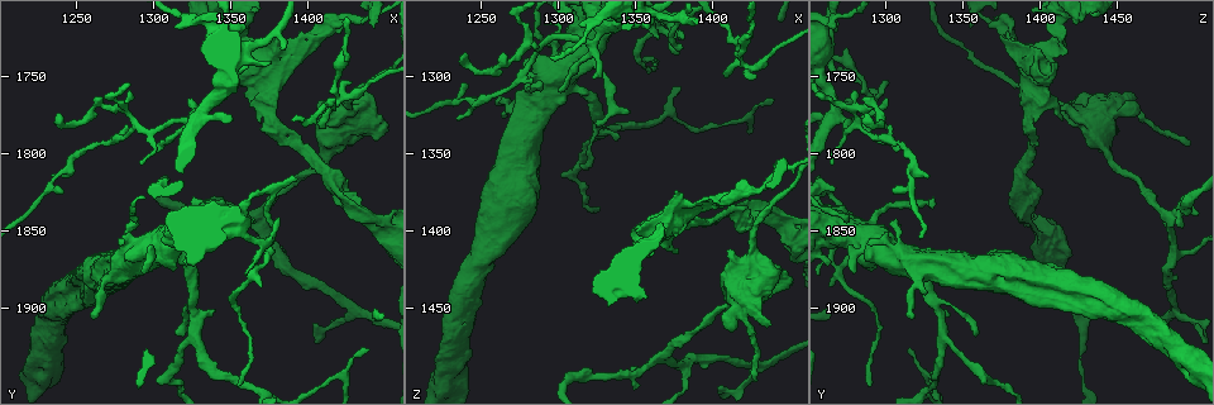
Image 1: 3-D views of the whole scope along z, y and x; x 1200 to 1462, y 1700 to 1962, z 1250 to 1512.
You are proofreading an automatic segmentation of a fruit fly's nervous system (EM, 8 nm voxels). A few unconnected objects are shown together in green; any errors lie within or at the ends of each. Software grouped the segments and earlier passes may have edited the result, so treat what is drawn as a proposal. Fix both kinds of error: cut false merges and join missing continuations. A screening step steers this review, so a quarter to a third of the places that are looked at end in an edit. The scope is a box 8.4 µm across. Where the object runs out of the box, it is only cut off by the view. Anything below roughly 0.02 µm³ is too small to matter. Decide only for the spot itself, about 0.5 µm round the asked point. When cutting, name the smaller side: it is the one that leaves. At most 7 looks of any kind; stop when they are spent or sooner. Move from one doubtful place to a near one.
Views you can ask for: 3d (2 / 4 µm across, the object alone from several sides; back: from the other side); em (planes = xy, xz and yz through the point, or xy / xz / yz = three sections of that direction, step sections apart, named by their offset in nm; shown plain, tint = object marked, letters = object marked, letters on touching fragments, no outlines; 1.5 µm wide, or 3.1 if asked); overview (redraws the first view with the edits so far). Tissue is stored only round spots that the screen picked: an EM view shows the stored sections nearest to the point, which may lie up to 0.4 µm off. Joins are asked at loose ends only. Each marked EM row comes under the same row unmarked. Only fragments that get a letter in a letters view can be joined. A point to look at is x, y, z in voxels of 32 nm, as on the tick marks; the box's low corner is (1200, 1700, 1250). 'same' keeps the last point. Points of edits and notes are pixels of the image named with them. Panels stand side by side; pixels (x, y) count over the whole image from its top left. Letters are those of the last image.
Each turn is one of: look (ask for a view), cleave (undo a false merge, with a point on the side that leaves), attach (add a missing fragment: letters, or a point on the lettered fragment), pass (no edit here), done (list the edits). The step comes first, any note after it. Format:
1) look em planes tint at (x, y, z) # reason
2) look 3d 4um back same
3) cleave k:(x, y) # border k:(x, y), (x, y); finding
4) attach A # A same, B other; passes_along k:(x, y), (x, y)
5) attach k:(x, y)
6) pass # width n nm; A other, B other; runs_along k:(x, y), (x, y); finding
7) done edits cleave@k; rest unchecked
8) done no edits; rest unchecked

look em xz step 4 tint at (1364, 1846, 1274) # free end

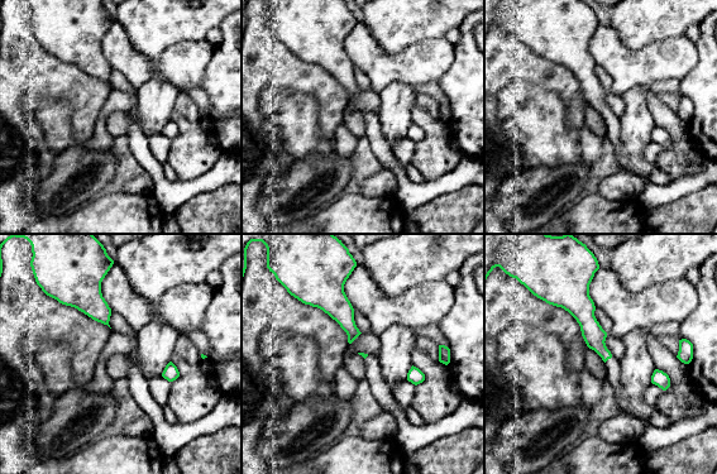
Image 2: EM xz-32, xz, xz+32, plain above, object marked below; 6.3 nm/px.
look em xz step 4 letters same

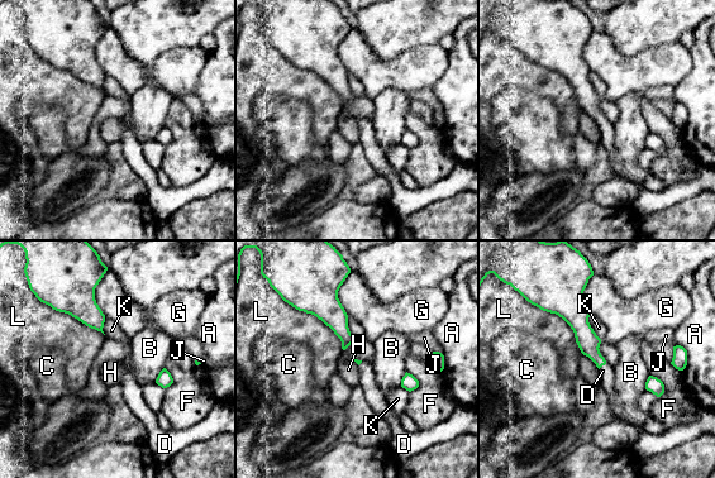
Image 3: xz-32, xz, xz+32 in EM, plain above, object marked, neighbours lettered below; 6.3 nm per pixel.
attach D # A other, B other, C other, D same, F other, G other, H other, J other, K other, L other; the neuron continues

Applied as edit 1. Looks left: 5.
look overview # redraw

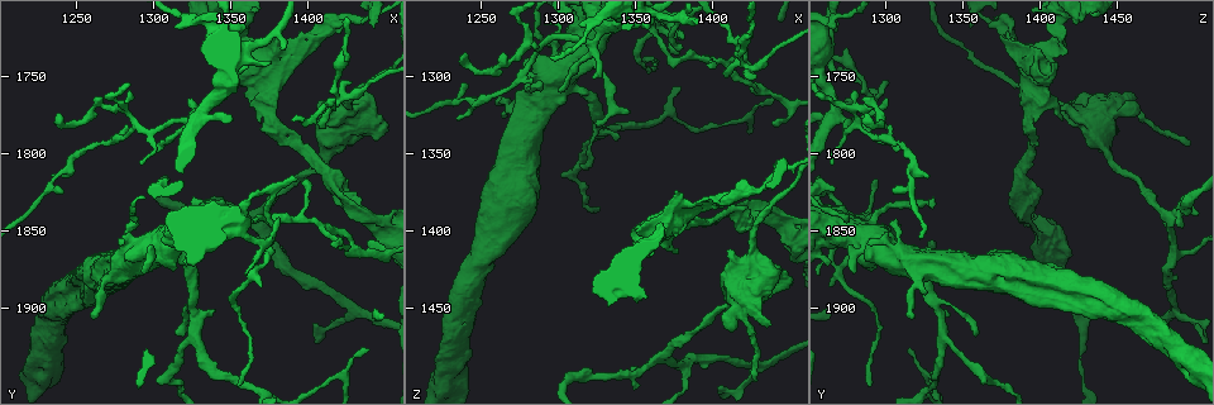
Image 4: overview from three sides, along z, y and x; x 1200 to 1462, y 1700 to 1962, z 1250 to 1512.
look em planes letters at (1406, 1782, 1300) # tapers out

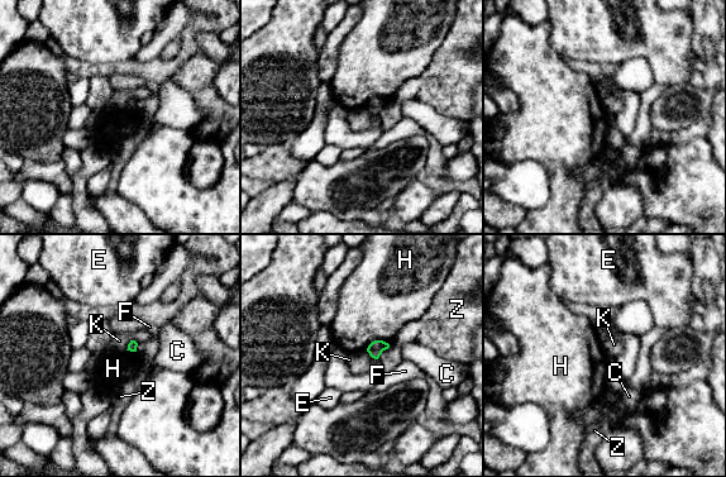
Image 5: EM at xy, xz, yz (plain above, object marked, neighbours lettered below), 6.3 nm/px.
pass # C other, E other, F other, H other, K other, Z other; no lettered fragment goes on from it

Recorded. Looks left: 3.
look em yz step 8 letters at (1378, 1774, 1412) # stops while still wide

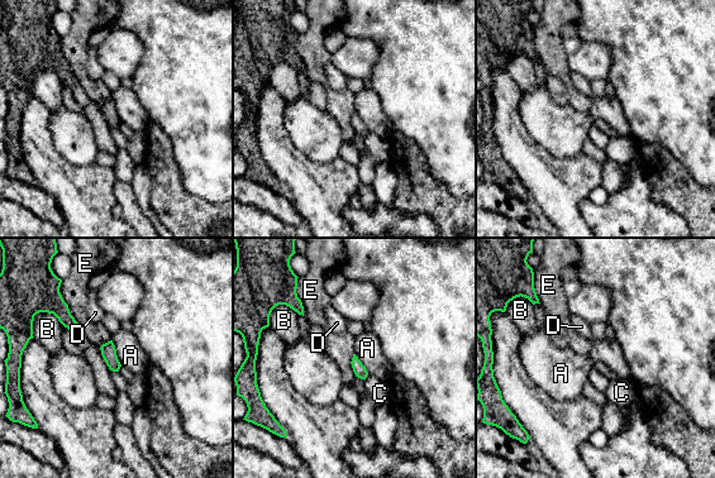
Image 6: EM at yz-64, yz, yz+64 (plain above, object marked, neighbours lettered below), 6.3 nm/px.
pass # A other, B other, C other, D other, E other; border 6:(111, 340), (122, 366); no lettered fragment goes on from it

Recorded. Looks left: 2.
done edits attach@3; rest unchecked

